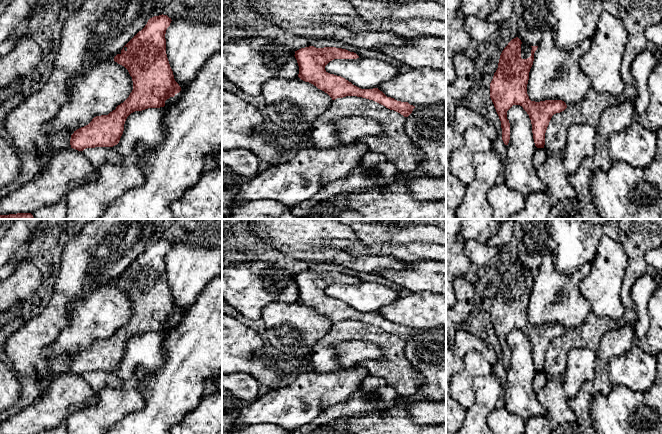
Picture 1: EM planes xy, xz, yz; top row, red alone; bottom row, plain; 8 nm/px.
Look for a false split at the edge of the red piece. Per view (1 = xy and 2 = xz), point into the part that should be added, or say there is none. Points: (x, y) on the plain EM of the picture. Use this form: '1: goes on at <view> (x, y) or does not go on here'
1: does not go on here
2: does not go on here

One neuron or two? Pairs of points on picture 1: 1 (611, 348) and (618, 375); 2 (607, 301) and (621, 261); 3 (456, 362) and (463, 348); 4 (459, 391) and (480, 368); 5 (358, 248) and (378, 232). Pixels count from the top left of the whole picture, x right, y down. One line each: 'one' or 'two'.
1: two
2: one
3: two
4: one
5: two

